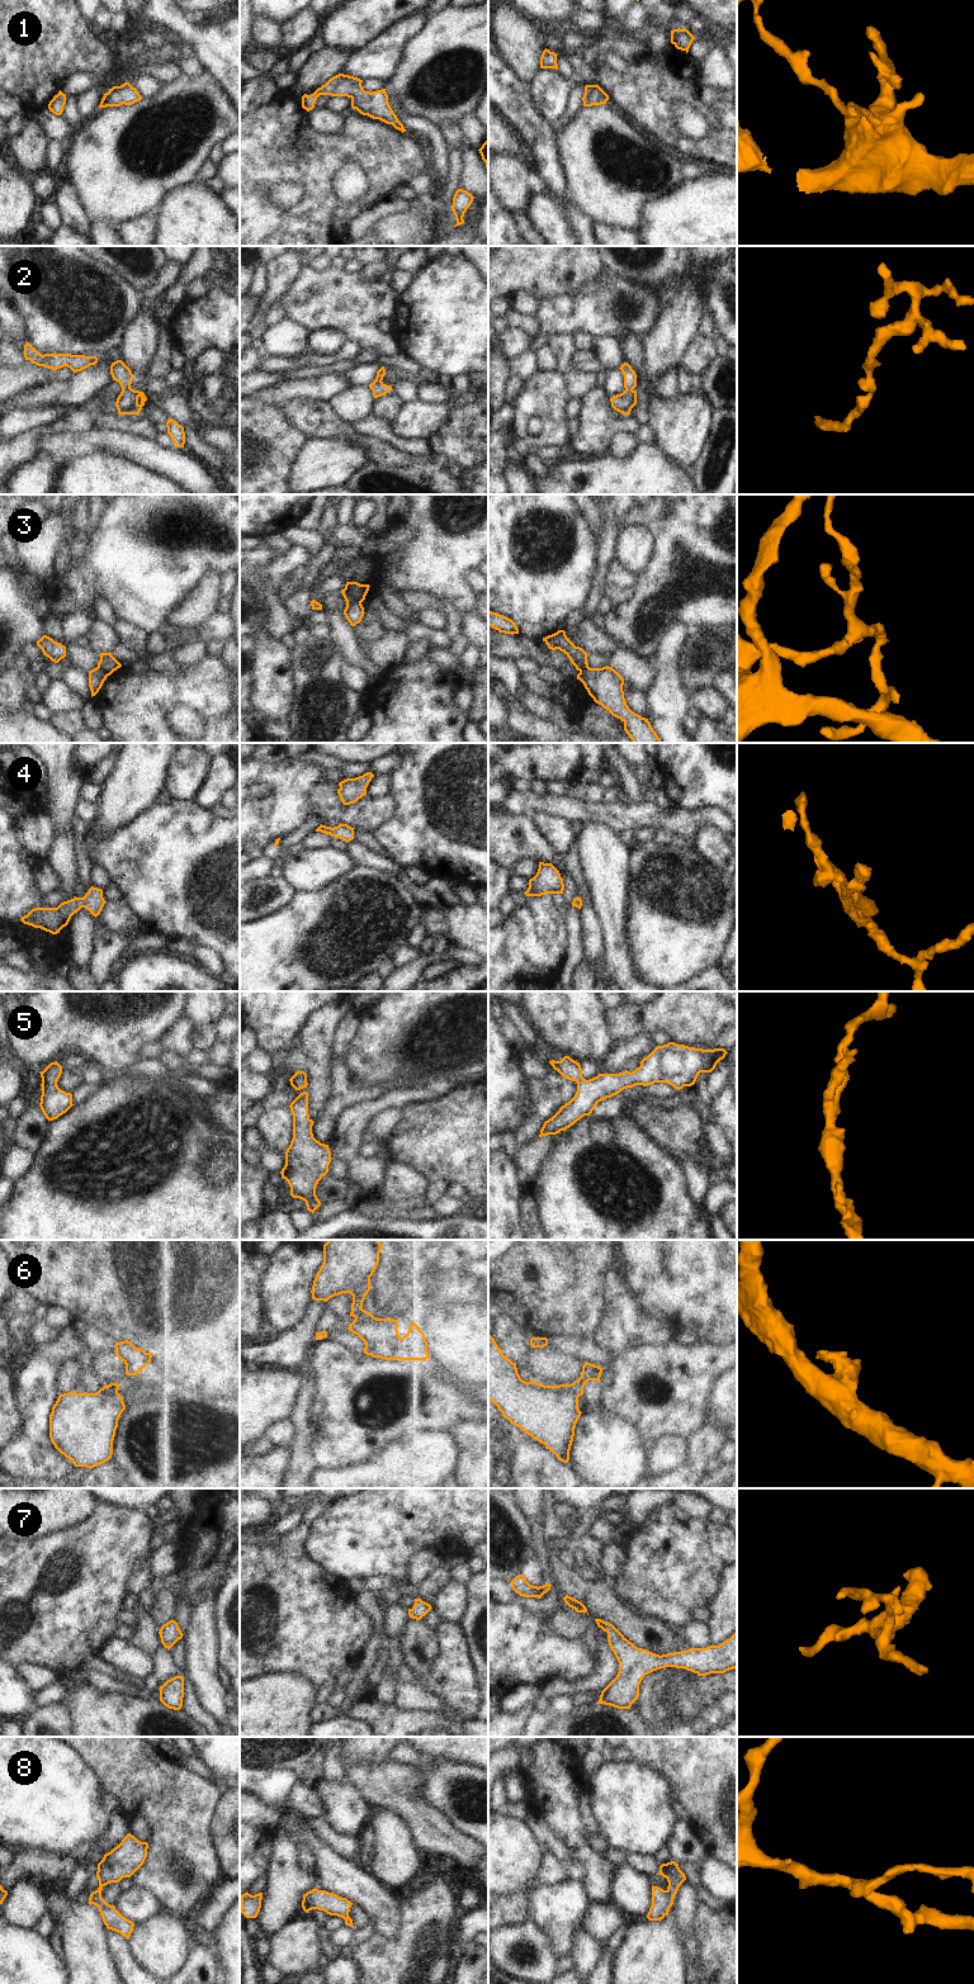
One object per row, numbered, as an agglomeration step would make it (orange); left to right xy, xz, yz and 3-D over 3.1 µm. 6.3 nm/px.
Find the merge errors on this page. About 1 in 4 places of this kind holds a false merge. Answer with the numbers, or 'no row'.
3, 6, 8

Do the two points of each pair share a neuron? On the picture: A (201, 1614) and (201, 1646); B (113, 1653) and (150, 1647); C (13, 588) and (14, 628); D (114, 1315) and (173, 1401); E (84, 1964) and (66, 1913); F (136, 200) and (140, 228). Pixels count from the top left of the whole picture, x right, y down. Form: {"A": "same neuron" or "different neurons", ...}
{"A": "same neuron", "B": "different neurons", "C": "same neuron", "D": "different neurons", "E": "same neuron", "F": "different neurons"}

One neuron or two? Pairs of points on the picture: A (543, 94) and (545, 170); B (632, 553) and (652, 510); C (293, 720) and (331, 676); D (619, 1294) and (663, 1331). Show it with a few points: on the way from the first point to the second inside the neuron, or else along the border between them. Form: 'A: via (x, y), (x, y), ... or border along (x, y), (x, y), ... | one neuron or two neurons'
A: border along (530, 91), (535, 109), (549, 124) | two neurons
B: border along (653, 525), (630, 525), (620, 534), (618, 540) | two neurons
C: via (305, 709), (326, 687) | one neuron
D: via (627, 1306), (652, 1331) | one neuron

